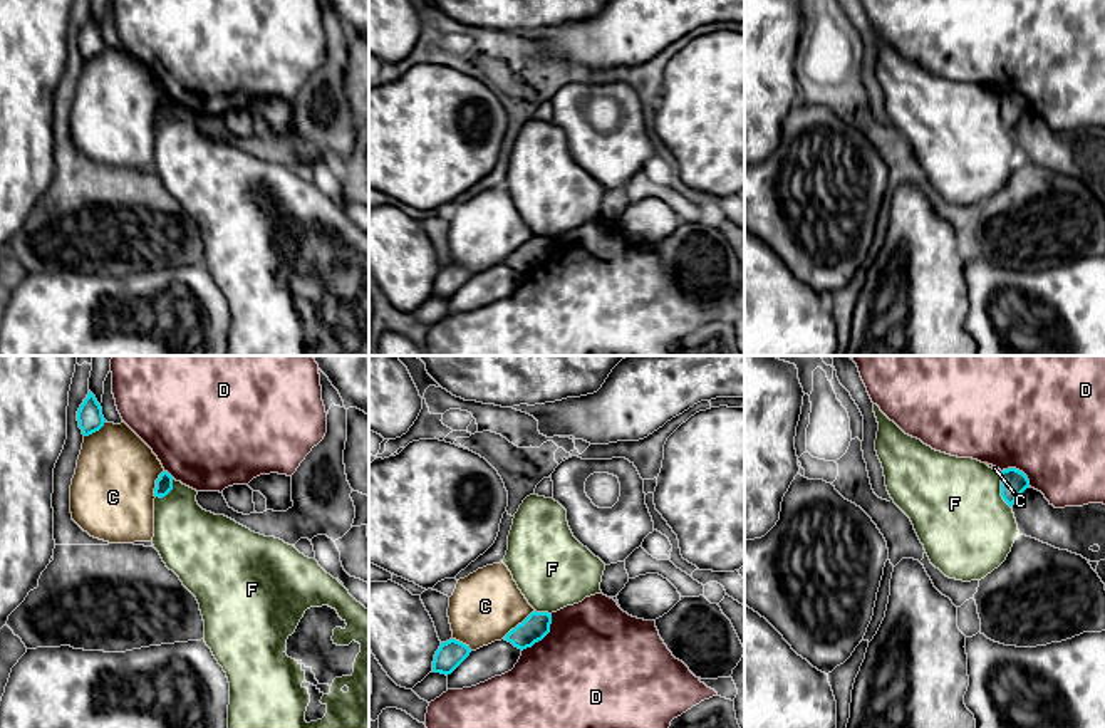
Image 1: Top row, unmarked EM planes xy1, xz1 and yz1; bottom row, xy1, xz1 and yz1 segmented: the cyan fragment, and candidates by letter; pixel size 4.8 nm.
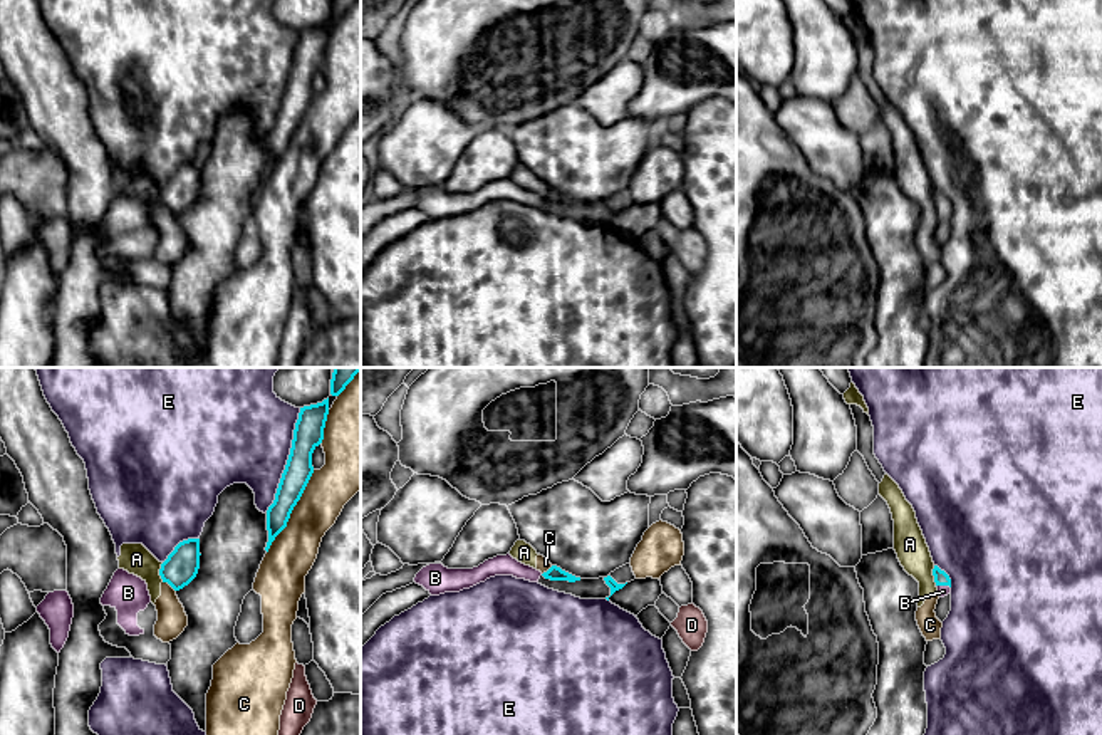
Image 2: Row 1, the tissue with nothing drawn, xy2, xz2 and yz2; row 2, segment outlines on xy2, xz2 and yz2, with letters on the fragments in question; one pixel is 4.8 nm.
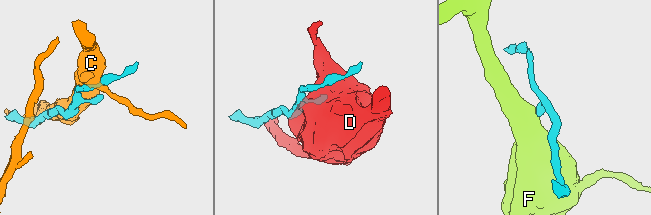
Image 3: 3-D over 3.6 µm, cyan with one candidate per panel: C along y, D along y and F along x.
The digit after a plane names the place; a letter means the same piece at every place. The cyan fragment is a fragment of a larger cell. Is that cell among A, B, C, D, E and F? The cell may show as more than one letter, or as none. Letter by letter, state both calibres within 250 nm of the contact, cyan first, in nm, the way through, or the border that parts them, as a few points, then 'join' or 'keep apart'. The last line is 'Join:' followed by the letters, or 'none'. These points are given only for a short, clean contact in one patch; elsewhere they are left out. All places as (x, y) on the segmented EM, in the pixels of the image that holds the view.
A: 160/150 nm | along xy2 (163, 562), (160, 569), (161, 581) | keep apart
B: 70/50 nm | across yz2 (941, 578), (943, 584), (943, 591) | join
C: 130/220 nm | keep apart
D: 120/500 nm | along xz1 (552, 614), (549, 631), (522, 651) | keep apart
E: 140/460 nm | keep apart
F: 130/440 nm | along yz1 (998, 473), (1001, 499), (1010, 507) | keep apart
Join: B

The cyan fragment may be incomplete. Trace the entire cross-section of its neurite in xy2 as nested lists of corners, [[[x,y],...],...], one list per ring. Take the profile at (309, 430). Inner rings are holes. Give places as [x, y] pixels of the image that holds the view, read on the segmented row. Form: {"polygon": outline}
{"polygon": [[[329,398],[322,403],[300,408],[290,455],[278,483],[275,500],[267,510],[267,552],[275,537],[287,527],[290,513],[314,473],[312,453],[324,440],[327,414]]]}

